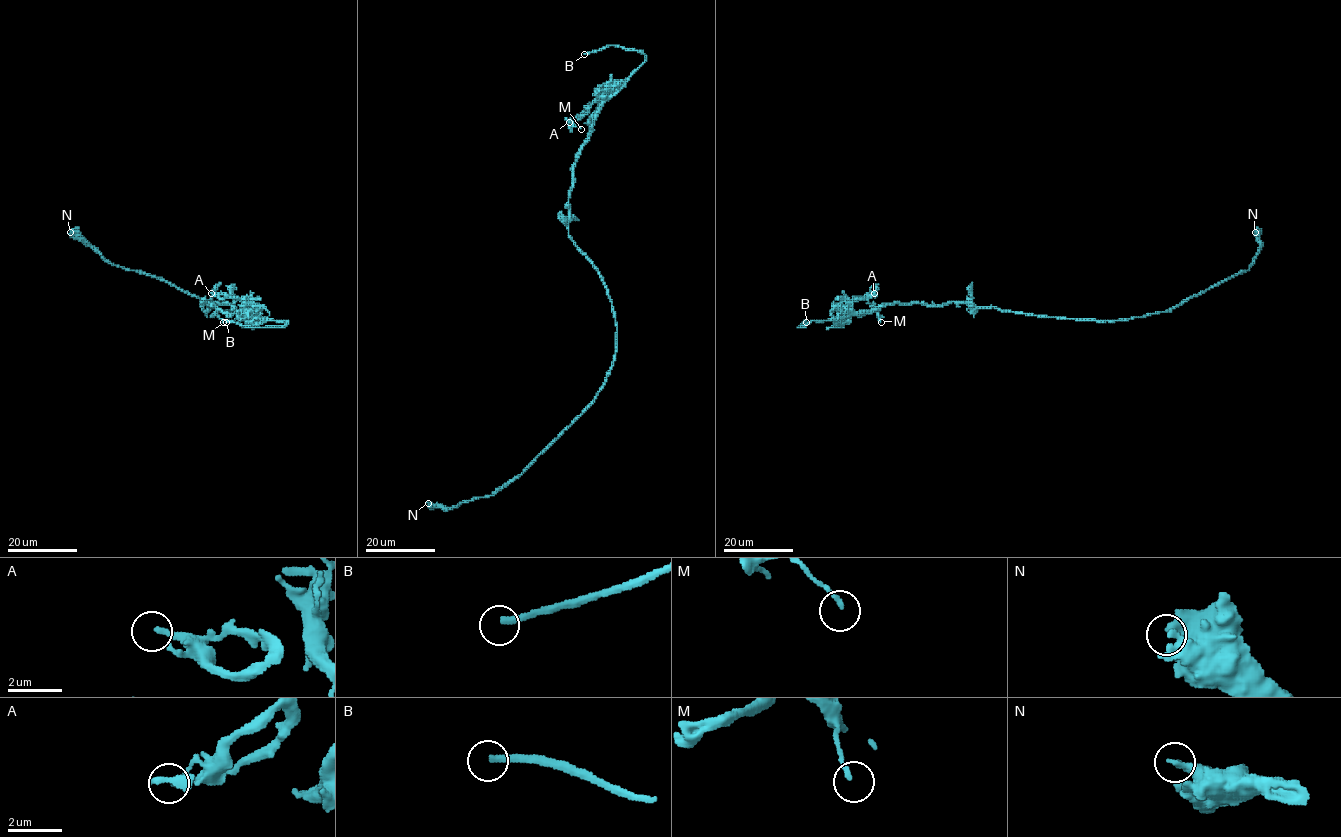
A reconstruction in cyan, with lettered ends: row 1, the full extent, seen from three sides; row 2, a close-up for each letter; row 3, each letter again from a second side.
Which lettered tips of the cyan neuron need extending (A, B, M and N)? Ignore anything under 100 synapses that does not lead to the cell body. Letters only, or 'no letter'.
B

